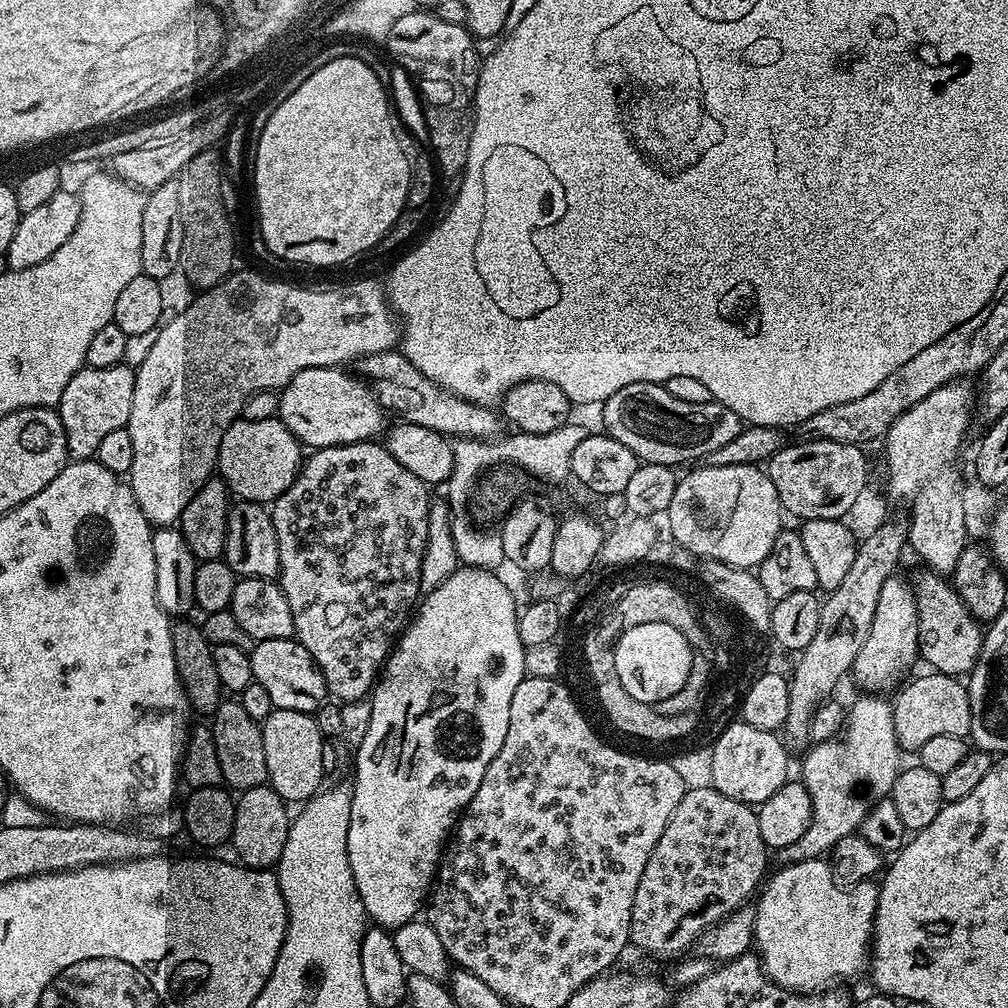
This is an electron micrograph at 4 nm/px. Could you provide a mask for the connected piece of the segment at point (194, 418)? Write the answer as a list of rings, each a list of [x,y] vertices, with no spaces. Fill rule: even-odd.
[[[236,270],[220,284],[201,291],[184,310],[175,313],[168,319],[159,325],[157,341],[150,348],[146,358],[143,358],[140,366],[135,369],[134,403],[130,405],[130,418],[127,426],[130,442],[134,442],[134,466],[130,473],[132,493],[142,514],[146,514],[149,524],[156,528],[175,525],[179,521],[182,510],[186,510],[190,498],[198,494],[198,490],[206,481],[213,479],[217,471],[216,459],[218,450],[222,446],[222,434],[226,434],[226,430],[235,420],[241,419],[244,403],[255,392],[282,390],[292,381],[294,374],[307,368],[335,368],[347,365],[347,360],[349,362],[358,361],[366,354],[391,352],[402,340],[402,329],[398,323],[398,317],[386,299],[386,292],[381,281],[379,284],[376,280],[356,280],[353,284],[336,284],[333,288],[295,288],[294,285],[287,284],[284,280],[267,280],[266,277],[259,276],[256,272]]]

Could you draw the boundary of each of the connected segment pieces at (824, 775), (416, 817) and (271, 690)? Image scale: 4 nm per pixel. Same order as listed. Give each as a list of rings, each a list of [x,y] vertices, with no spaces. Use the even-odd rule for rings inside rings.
[[[864,694],[861,697],[861,700],[853,702],[852,709],[847,709],[844,723],[836,735],[828,740],[813,743],[811,745],[813,748],[804,756],[802,782],[810,794],[812,821],[810,826],[806,826],[806,834],[802,834],[798,842],[779,849],[781,865],[827,857],[835,849],[836,844],[842,842],[842,838],[853,835],[859,829],[869,810],[891,793],[896,776],[902,771],[902,763],[900,764],[902,749],[894,734],[891,703],[876,694]]]
[[[460,566],[454,574],[450,574],[450,578],[446,578],[446,582],[431,589],[419,601],[418,611],[411,617],[407,627],[401,631],[398,643],[389,652],[370,693],[372,702],[370,726],[366,726],[366,738],[362,738],[362,742],[355,749],[356,781],[350,784],[352,805],[350,806],[350,830],[346,834],[346,850],[350,858],[350,870],[354,874],[354,886],[358,886],[358,894],[362,898],[367,919],[373,925],[385,930],[395,930],[398,926],[417,919],[419,912],[416,911],[419,908],[421,911],[425,907],[426,893],[433,887],[438,875],[438,865],[449,843],[450,833],[455,829],[464,809],[467,808],[470,798],[474,798],[474,790],[478,790],[482,782],[482,774],[486,774],[486,766],[490,766],[490,762],[494,762],[494,754],[502,750],[502,742],[506,742],[506,730],[510,730],[510,701],[514,698],[514,690],[518,690],[526,675],[524,671],[526,649],[518,632],[516,600],[512,597],[511,590],[496,575],[495,571],[487,568]]]
[[[270,638],[269,640],[258,640],[253,643],[252,651],[252,678],[261,684],[263,689],[270,694],[270,702],[273,708],[282,710],[298,710],[309,714],[319,713],[320,707],[329,699],[330,693],[322,670],[316,667],[314,658],[306,646],[302,646],[295,638]]]

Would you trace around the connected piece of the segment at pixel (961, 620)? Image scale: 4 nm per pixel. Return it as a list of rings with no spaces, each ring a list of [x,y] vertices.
[[[923,571],[911,581],[912,593],[916,595],[919,659],[925,660],[931,671],[941,672],[943,676],[967,677],[984,641],[981,621],[973,618],[956,589],[941,573]]]

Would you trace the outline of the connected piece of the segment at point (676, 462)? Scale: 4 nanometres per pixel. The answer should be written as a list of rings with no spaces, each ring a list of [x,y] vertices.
[[[646,382],[622,386],[618,394],[604,401],[602,411],[603,431],[622,442],[622,446],[630,446],[630,450],[634,450],[636,457],[645,464],[681,466],[703,461],[710,450],[718,450],[718,446],[726,446],[726,442],[738,438],[742,427],[740,416],[726,406],[715,402],[681,402],[662,384]]]

